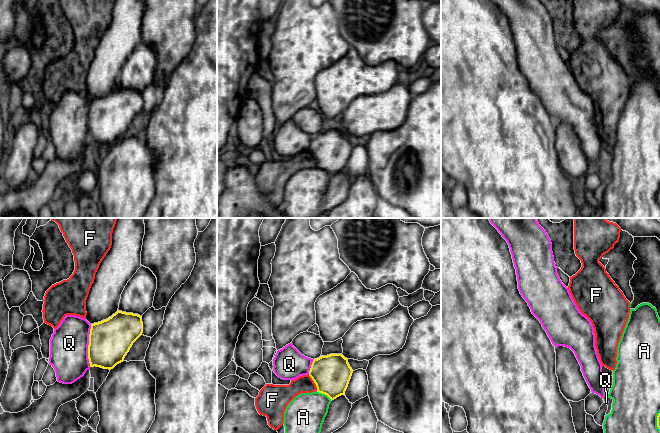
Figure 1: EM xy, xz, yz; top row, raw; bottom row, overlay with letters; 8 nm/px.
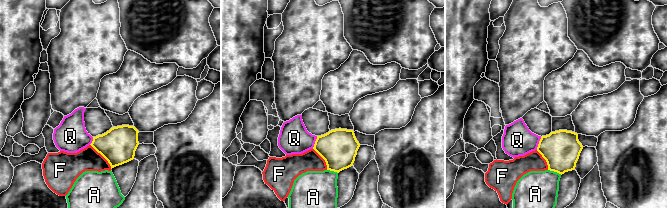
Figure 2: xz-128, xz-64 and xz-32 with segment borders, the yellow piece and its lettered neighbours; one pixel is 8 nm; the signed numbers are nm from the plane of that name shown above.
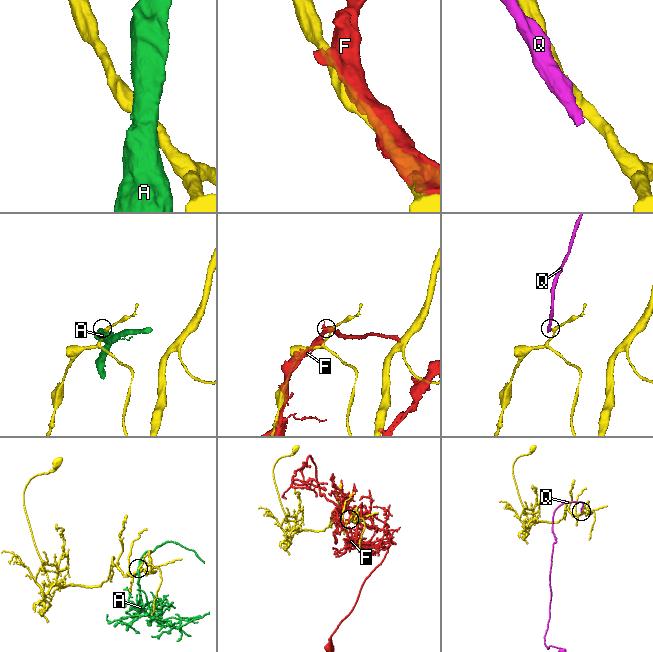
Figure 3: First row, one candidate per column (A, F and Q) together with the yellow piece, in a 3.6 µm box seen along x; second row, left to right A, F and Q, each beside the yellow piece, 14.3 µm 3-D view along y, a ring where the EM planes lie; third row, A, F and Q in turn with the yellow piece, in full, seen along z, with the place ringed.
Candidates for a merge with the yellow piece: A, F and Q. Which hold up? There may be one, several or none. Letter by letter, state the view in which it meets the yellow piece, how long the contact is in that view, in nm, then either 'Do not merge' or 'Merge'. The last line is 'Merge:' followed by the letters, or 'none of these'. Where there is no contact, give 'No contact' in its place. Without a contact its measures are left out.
A: Touches yellow in xz. Shared border 150 nm. Do not merge
F: Touches yellow in xz. Shared border 150 nm. Do not merge
Q: Touches yellow in xy. Shared border 340 nm. Do not merge
Merge: none of these

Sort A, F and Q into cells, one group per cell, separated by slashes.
A Q / F

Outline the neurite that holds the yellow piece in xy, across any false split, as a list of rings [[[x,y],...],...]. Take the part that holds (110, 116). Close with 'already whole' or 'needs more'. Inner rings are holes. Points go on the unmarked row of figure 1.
[[[119,86],[108,95],[91,100],[88,121],[90,143],[113,145],[124,137],[142,109],[142,92]]]; already whole

